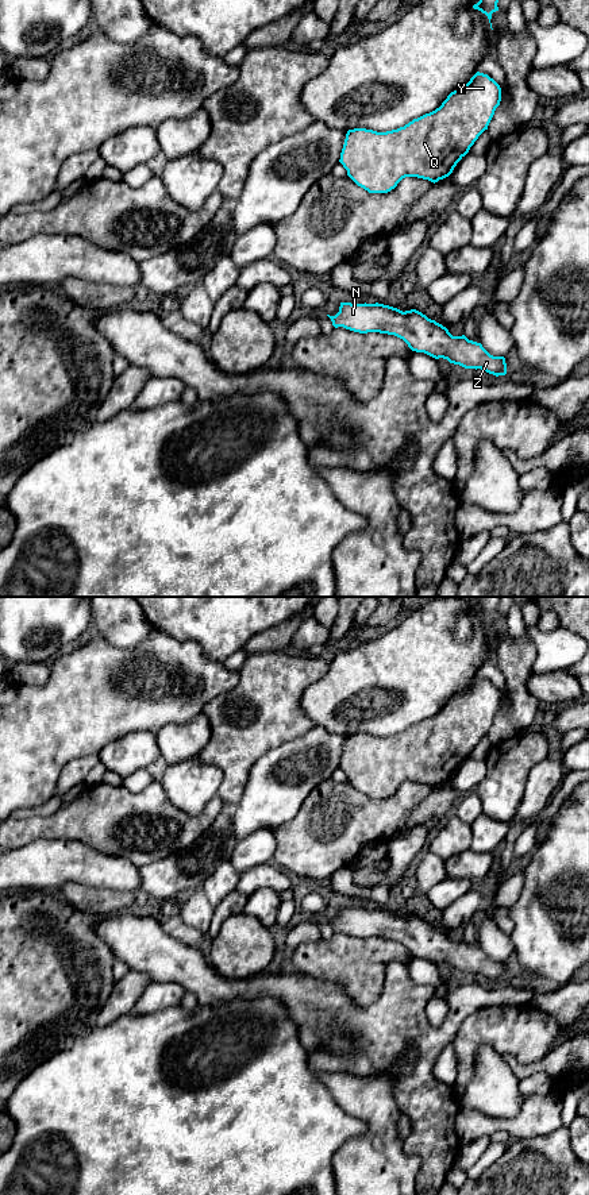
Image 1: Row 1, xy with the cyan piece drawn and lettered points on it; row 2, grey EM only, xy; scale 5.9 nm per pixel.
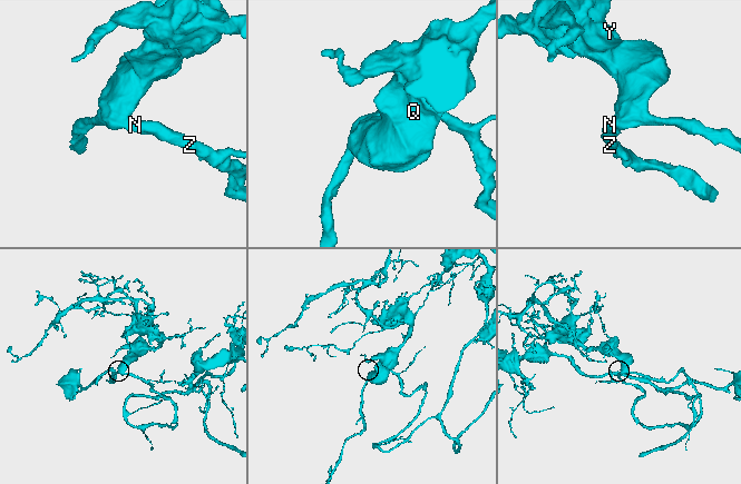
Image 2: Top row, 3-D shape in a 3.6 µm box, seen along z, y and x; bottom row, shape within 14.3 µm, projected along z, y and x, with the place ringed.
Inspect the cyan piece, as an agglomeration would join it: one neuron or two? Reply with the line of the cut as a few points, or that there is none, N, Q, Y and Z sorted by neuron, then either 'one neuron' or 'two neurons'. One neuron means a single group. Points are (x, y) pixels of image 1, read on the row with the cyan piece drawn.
cut none; groups N Q Y Z; one neuron

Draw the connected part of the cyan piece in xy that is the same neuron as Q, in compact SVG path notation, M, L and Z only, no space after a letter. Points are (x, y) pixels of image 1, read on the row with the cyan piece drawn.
M477 72L435 111L397 130L349 130L339 162L369 193L388 193L405 177L438 182L449 177L488 130L501 88Z

